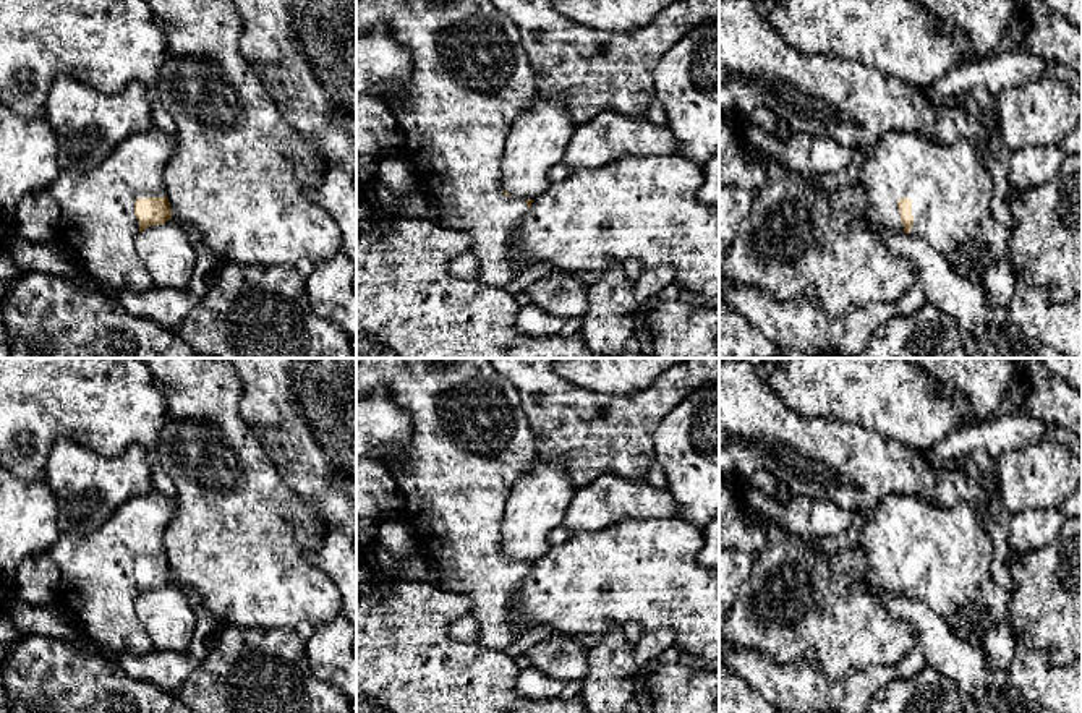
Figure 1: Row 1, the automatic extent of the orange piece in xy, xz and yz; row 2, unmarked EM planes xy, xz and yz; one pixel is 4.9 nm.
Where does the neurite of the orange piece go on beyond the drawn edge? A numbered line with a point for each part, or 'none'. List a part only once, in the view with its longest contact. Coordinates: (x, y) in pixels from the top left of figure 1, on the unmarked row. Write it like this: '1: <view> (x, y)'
1: yz (796, 603)

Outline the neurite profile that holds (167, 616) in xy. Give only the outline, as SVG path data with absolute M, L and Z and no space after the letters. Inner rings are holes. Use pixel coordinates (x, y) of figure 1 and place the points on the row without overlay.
M175 583L143 593L134 613L155 650L188 650L196 630L196 613Z

